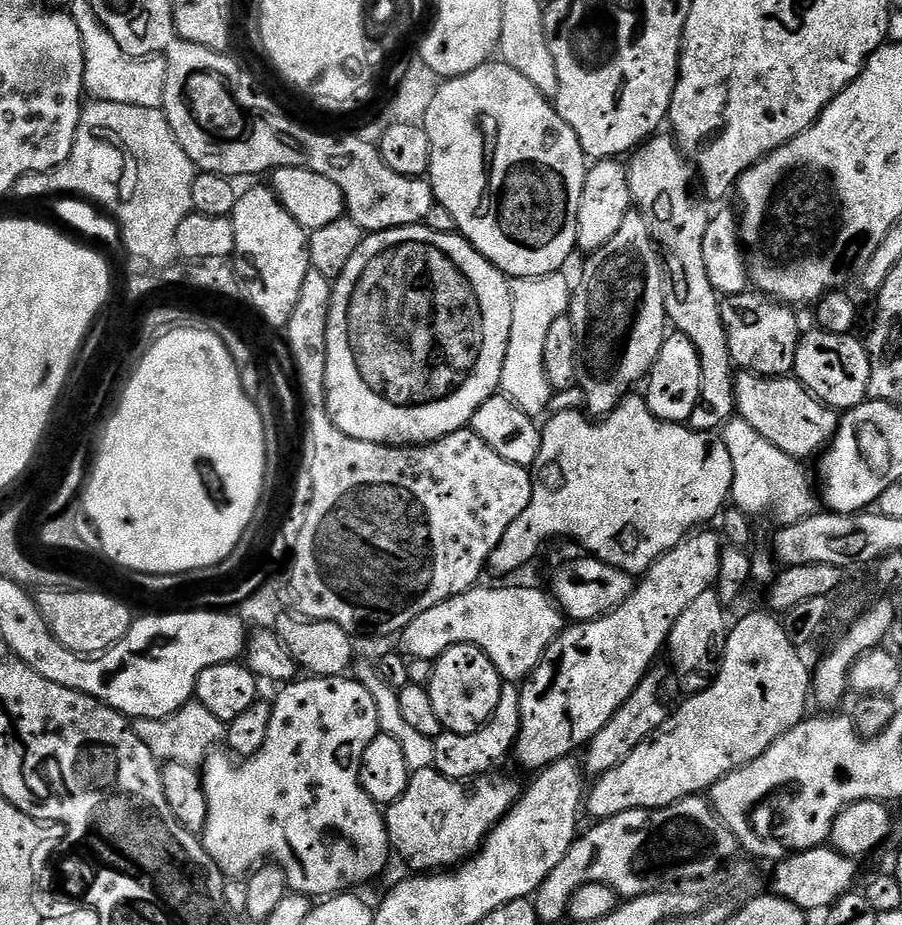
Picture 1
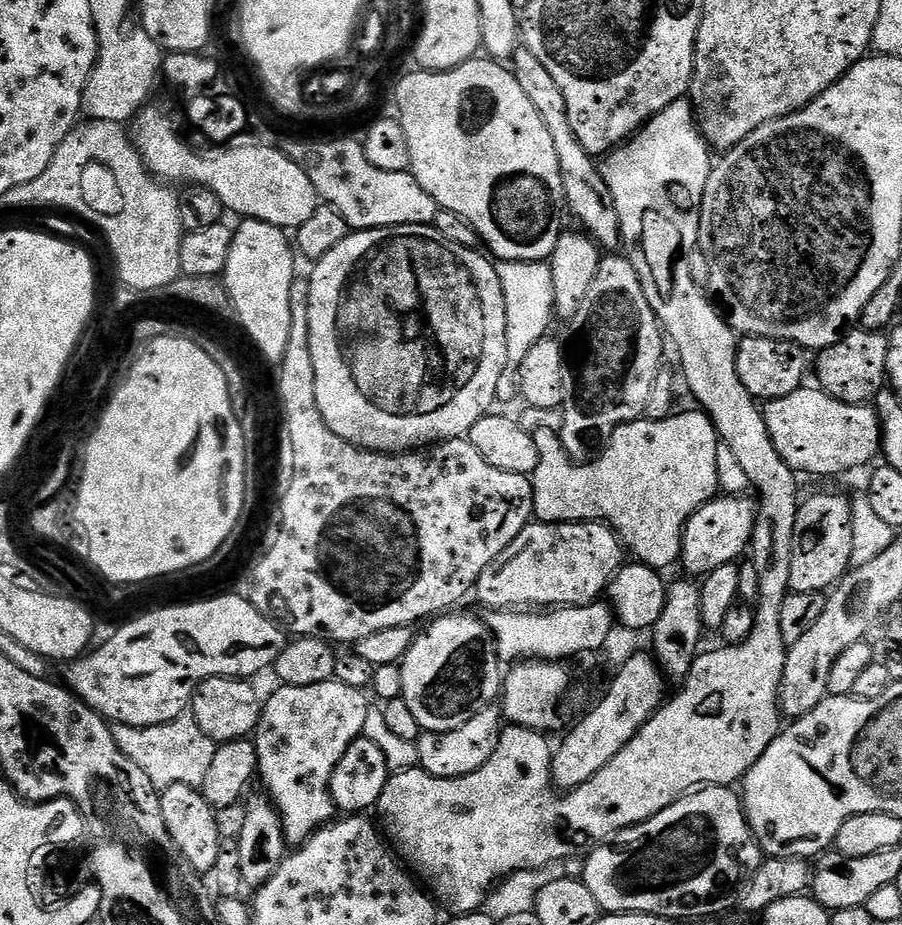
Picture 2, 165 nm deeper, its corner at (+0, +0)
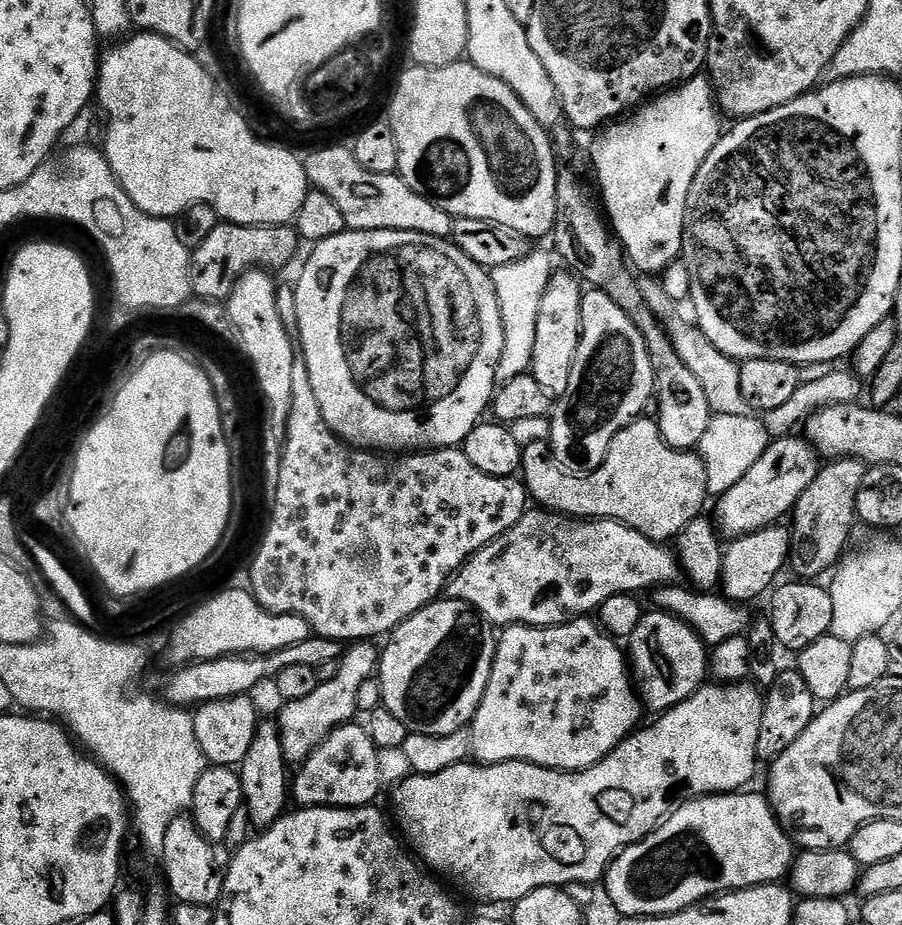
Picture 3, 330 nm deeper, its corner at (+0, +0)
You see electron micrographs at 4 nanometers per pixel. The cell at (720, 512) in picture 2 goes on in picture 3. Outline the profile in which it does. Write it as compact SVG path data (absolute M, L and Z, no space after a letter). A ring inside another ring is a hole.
M793 438L773 439L769 443L766 454L746 470L746 478L726 494L722 494L715 501L716 516L714 523L725 537L735 538L756 532L759 528L773 527L777 522L789 515L795 508L798 498L814 482L822 467L821 457L816 455L815 448L807 439L792 440Z

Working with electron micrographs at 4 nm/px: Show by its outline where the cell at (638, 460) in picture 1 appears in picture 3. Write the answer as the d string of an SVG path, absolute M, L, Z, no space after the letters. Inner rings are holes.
M637 418L618 433L610 442L606 458L598 470L589 476L570 476L552 458L549 445L535 440L523 445L520 466L522 483L528 489L529 497L536 500L541 509L558 512L569 518L595 518L597 520L616 520L619 524L630 526L646 538L657 542L675 541L691 520L697 519L704 508L704 500L709 499L706 486L706 466L702 458L692 450L672 448L660 437L660 426L655 419Z

